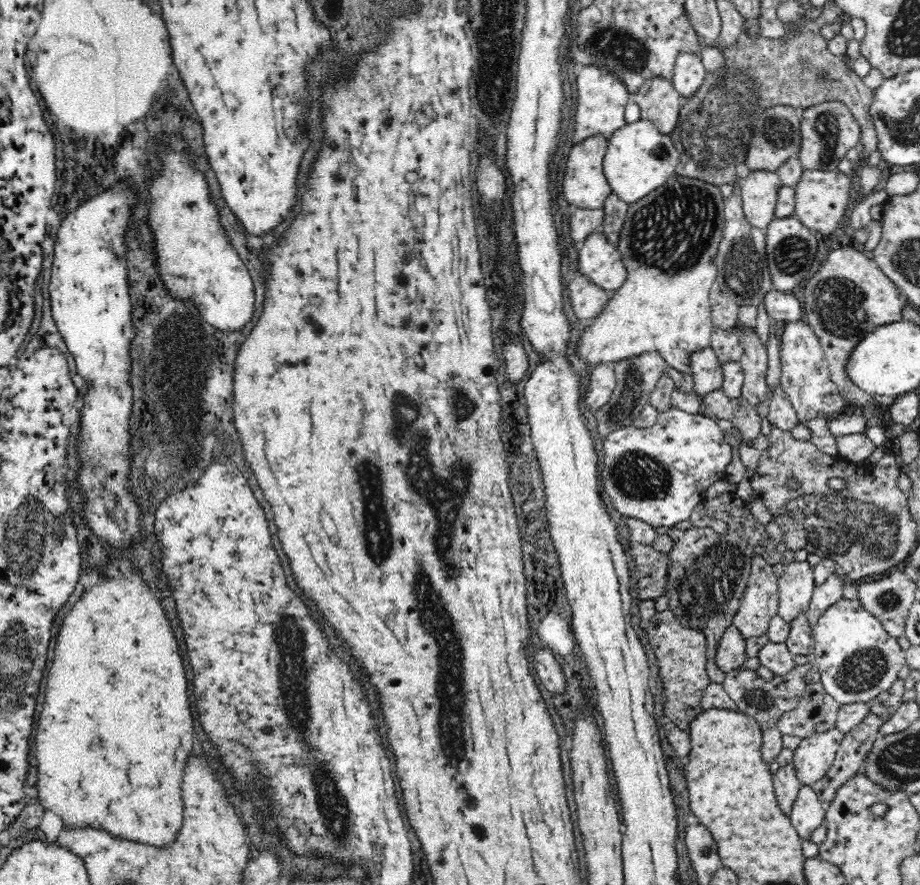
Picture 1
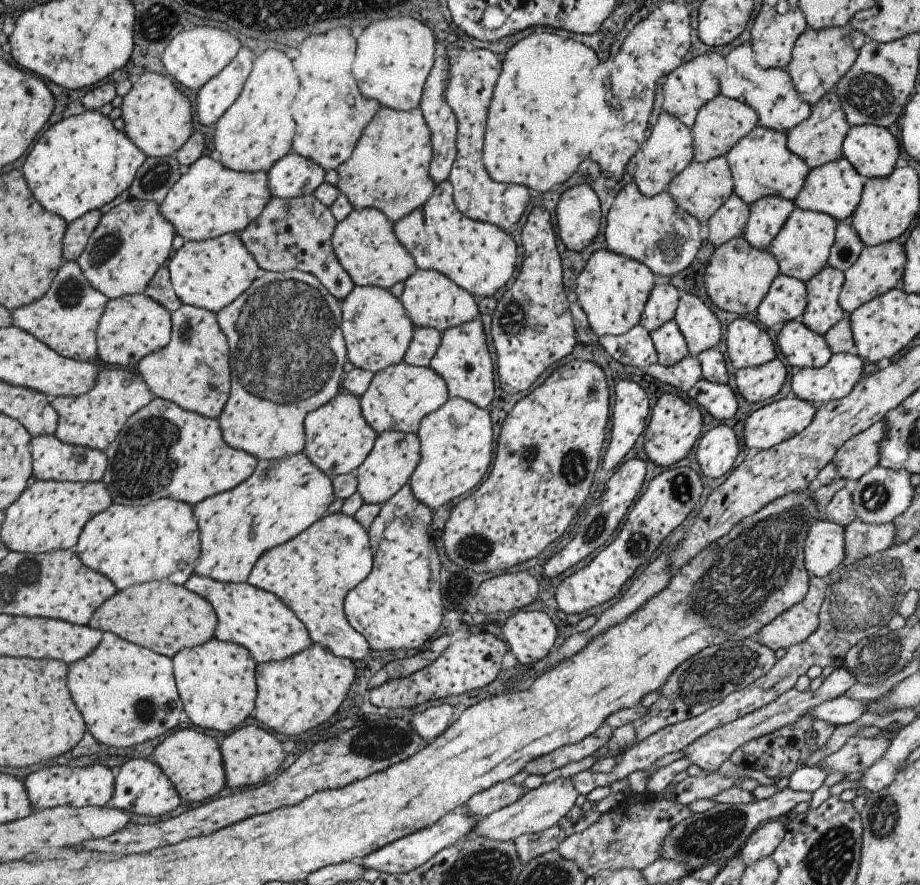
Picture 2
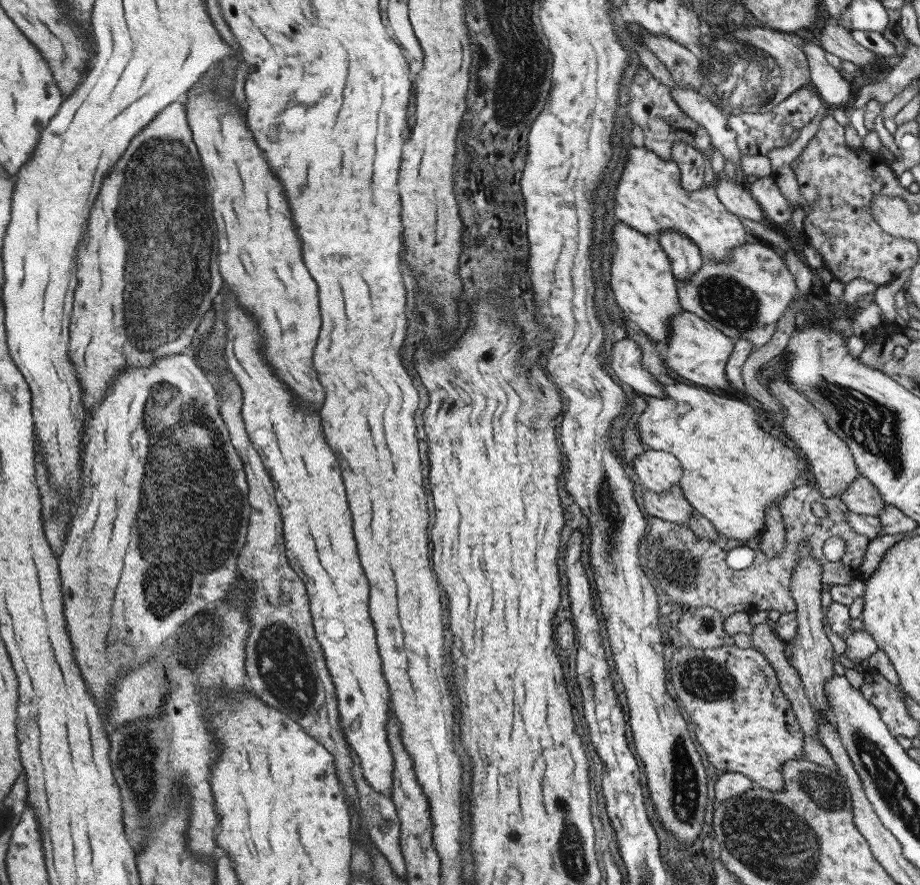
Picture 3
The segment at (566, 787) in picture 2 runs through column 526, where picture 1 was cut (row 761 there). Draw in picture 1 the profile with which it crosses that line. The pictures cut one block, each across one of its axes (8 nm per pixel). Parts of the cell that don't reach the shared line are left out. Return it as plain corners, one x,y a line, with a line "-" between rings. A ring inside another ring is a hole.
836,727
800,741
790,762
803,785
820,780
832,766
845,734

